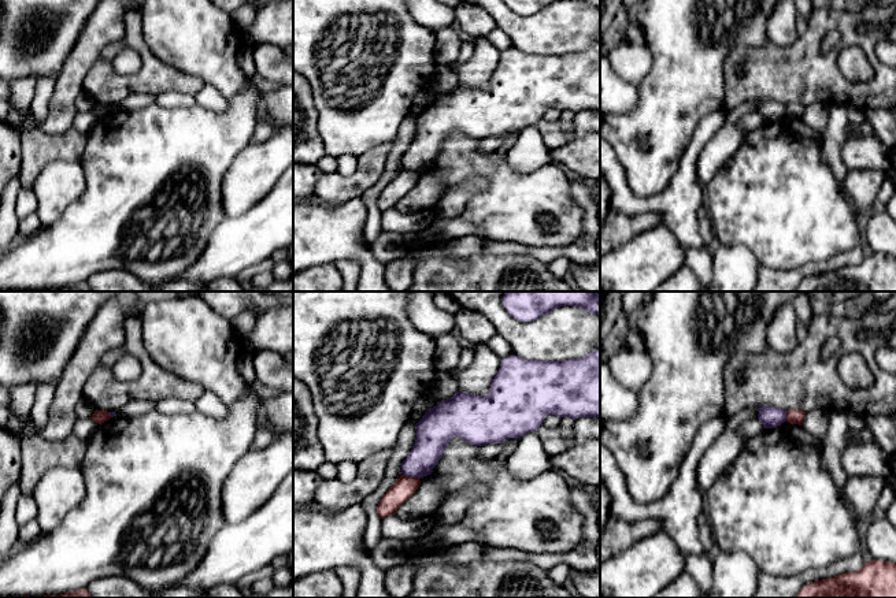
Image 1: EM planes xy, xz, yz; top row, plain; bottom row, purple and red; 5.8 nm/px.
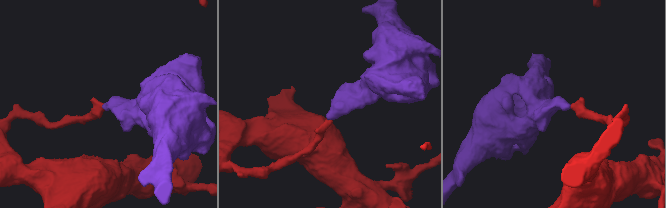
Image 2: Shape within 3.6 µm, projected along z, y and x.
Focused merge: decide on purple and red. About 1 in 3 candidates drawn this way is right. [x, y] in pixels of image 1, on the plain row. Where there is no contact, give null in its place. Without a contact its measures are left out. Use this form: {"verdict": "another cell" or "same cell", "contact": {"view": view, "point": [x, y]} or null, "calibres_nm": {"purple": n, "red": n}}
{"verdict": "another cell", "contact": {"view": "xz", "point": [411, 170]}, "calibres_nm": {"purple": 190, "red": 120}}

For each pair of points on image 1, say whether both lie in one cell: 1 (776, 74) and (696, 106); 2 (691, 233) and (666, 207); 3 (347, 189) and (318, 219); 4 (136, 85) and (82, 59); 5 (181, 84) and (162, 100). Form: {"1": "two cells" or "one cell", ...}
{"1": "two cells", "2": "one cell", "3": "two cells", "4": "two cells", "5": "two cells"}

